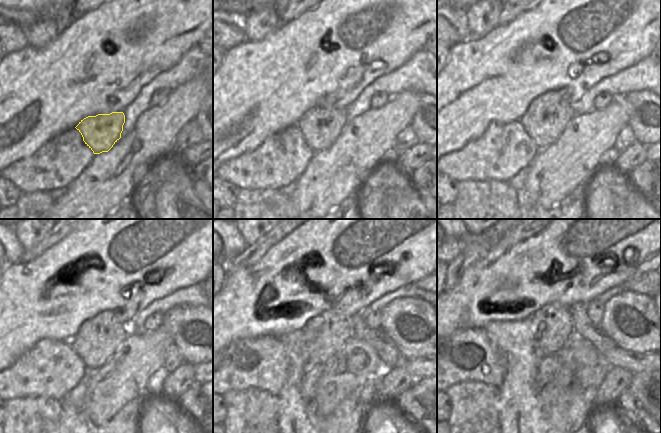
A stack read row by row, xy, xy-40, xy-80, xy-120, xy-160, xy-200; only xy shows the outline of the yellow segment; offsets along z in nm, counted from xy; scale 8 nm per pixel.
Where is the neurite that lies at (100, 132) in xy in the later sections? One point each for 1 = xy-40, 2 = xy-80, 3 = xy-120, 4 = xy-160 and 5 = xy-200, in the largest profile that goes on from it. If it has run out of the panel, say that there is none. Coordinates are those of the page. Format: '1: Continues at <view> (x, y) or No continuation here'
1: Continues at xy-40 (320, 126)
2: Continues at xy-80 (547, 116)
3: Continues at xy-120 (98, 338)
4: Continues at xy-160 (325, 334)
5: Continues at xy-200 (554, 325)

